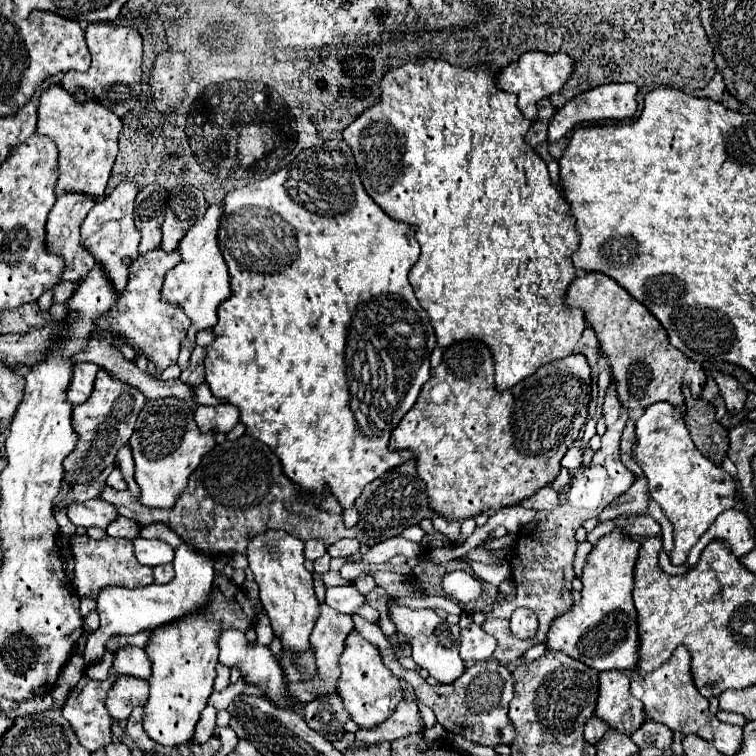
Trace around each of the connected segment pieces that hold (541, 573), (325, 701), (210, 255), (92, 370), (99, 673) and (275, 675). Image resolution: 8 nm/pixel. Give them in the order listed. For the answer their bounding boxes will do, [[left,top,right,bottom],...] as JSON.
[[482,383,636,665],[304,693,350,743],[162,203,232,369],[66,363,100,405],[86,651,114,681],[220,631,294,707]]

